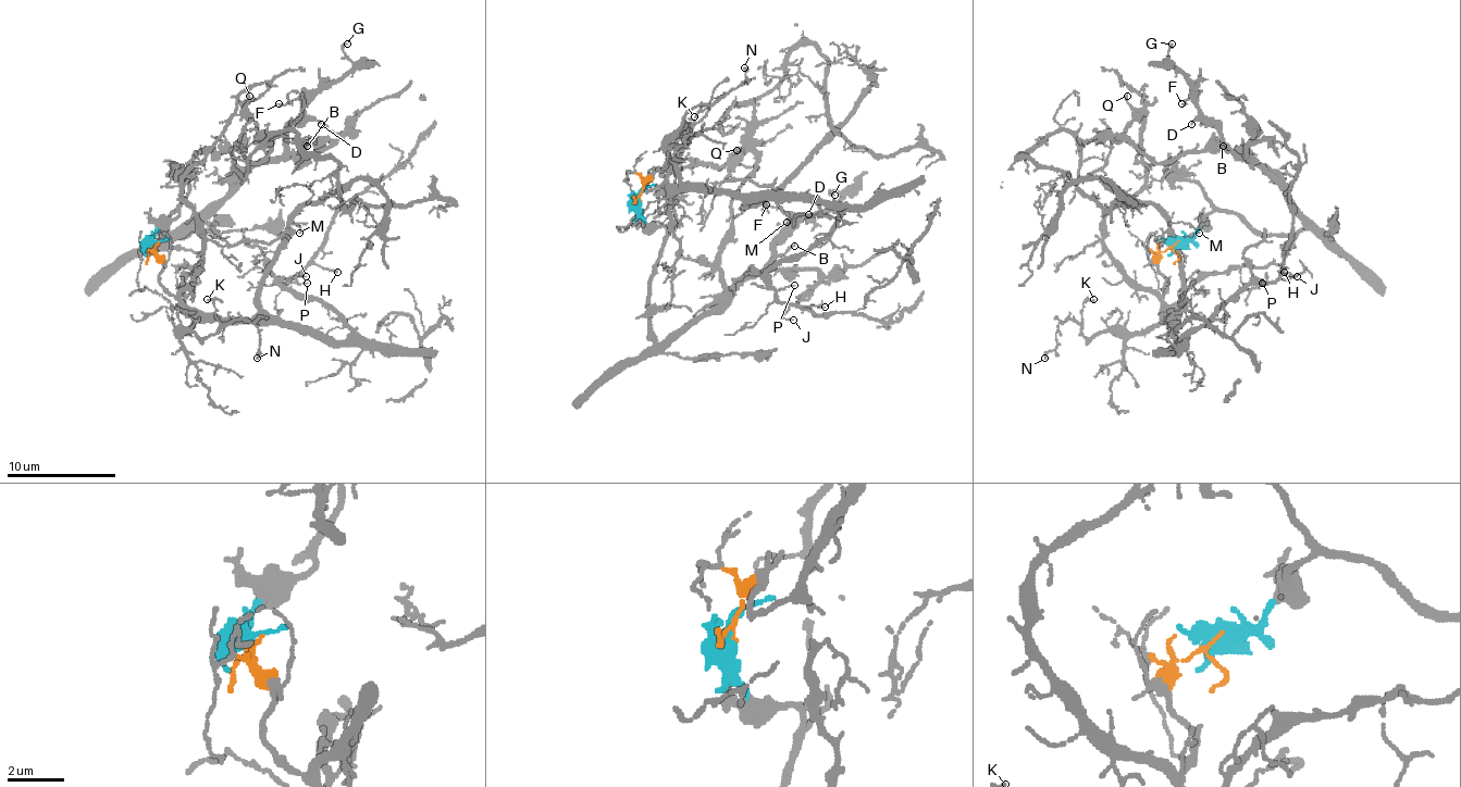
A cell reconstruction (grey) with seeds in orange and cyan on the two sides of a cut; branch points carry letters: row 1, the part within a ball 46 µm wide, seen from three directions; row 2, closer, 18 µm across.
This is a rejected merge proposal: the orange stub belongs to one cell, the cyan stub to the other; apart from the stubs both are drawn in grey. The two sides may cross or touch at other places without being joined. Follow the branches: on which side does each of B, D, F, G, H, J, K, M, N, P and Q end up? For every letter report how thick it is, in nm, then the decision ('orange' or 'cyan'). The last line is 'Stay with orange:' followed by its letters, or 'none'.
B: 140 nm | cyan
D: 150 nm | cyan
F: 120 nm | cyan
G: 170 nm | cyan
H: 130 nm | orange
J: 110 nm | orange
K: 110 nm | orange
M: 100 nm | orange
N: 180 nm | orange
P: 80 nm | orange
Q: 170 nm | cyan
Stay with orange: H, J, K, M, N, P

